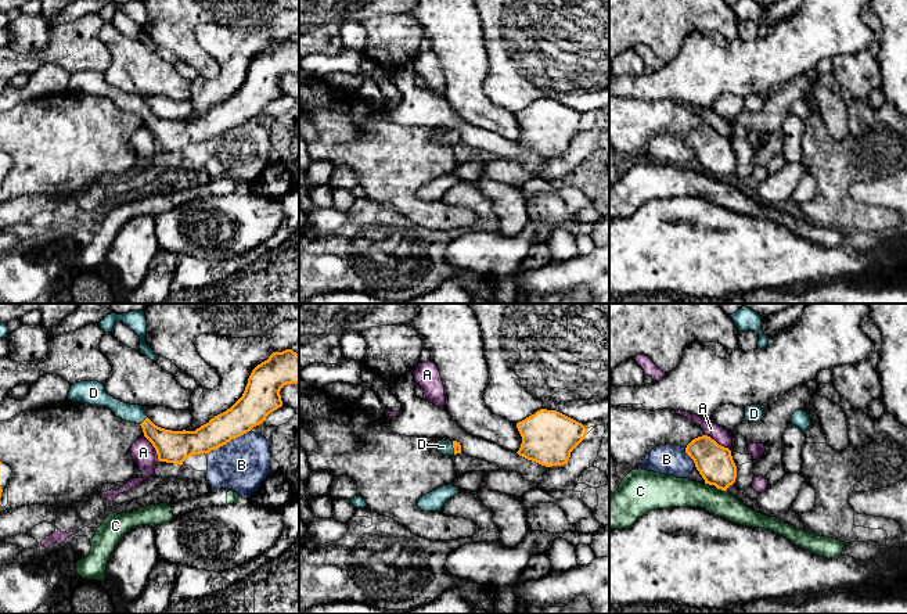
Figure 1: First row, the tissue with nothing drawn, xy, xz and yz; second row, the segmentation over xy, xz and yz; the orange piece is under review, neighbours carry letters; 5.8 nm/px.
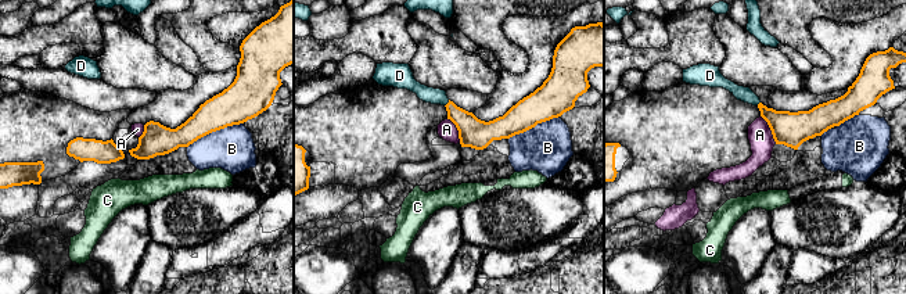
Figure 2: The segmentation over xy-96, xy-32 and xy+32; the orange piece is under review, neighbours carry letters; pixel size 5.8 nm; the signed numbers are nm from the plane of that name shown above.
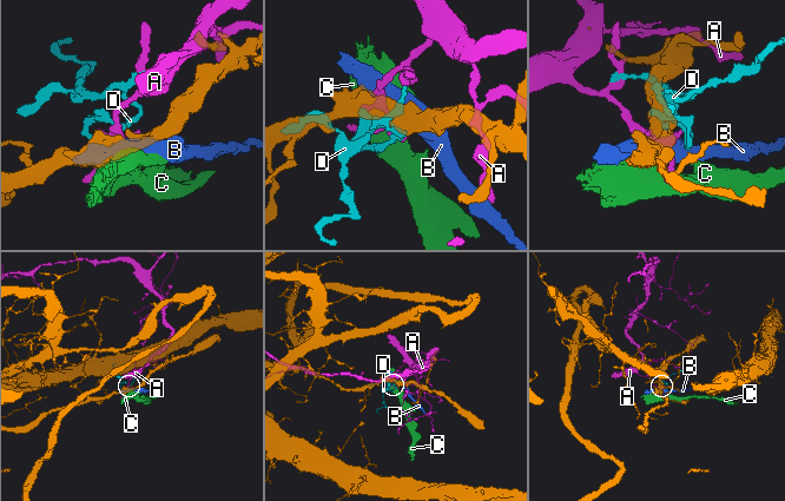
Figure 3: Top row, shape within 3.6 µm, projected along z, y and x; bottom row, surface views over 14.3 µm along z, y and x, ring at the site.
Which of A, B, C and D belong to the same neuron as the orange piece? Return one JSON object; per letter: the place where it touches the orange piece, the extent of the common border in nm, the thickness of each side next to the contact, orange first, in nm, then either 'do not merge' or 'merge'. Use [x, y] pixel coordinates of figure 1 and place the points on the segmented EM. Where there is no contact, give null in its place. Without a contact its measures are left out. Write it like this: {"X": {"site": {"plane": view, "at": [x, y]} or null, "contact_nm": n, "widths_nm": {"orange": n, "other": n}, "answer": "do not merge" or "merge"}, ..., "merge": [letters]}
{"A": {"site": {"plane": "xy", "at": [154, 446]}, "contact_nm": 180, "widths_nm": {"orange": 190, "other": 140}, "answer": "do not merge"}, "B": {"site": {"plane": "xy", "at": [226, 442]}, "contact_nm": 280, "widths_nm": {"orange": 190, "other": 300}, "answer": "do not merge"}, "C": {"site": {"plane": "yz", "at": [722, 489]}, "contact_nm": 70, "widths_nm": {"orange": 220, "other": 180}, "answer": "do not merge"}, "D": {"site": {"plane": "xy", "at": [144, 420]}, "contact_nm": 70, "widths_nm": {"orange": 190, "other": 110}, "answer": "merge"}, "merge": ["D"]}

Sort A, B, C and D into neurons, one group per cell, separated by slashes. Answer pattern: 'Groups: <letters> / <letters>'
Groups: A / B / C / D

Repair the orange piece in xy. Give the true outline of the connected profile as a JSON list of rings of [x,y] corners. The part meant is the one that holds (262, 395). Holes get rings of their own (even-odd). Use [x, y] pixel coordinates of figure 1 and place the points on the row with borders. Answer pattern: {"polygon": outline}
{"polygon": [[[292,349],[273,352],[252,370],[242,396],[195,431],[172,431],[155,426],[143,406],[115,399],[98,381],[72,384],[68,399],[105,406],[116,417],[140,424],[144,437],[155,448],[158,460],[181,466],[187,457],[206,455],[262,424],[271,412],[282,406],[281,388],[298,383],[299,355]]]}

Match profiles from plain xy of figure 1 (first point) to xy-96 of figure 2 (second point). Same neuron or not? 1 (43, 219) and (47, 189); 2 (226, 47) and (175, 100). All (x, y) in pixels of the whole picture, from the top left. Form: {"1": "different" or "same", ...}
{"1": "same", "2": "same"}

